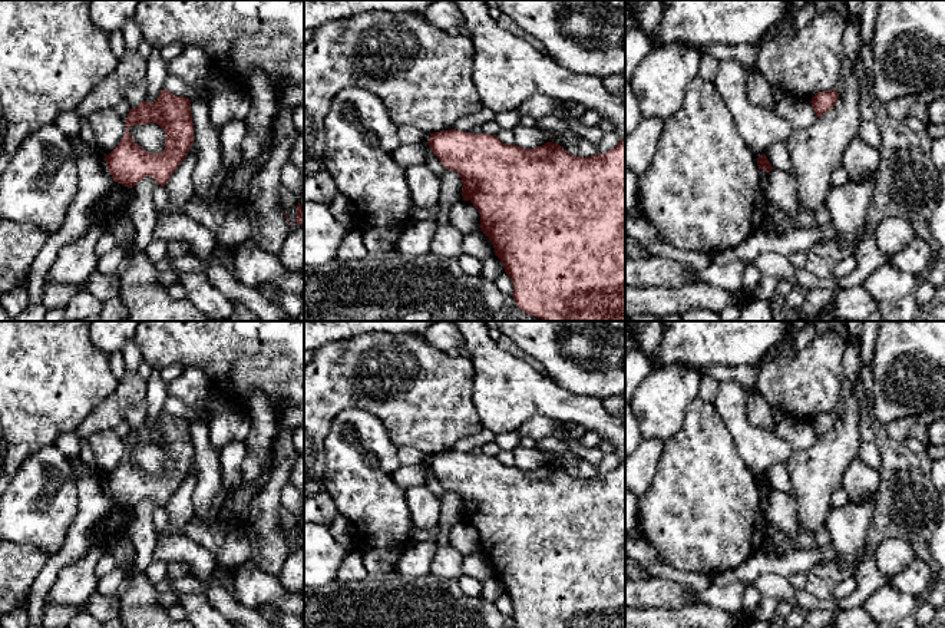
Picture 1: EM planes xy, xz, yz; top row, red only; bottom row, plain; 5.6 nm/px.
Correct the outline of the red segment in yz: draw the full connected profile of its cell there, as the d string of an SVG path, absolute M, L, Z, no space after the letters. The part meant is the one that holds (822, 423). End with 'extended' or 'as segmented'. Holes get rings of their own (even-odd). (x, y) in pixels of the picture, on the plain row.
M823 411L816 414L810 424L817 439L827 434L836 426L839 414L836 411Z | as segmented

